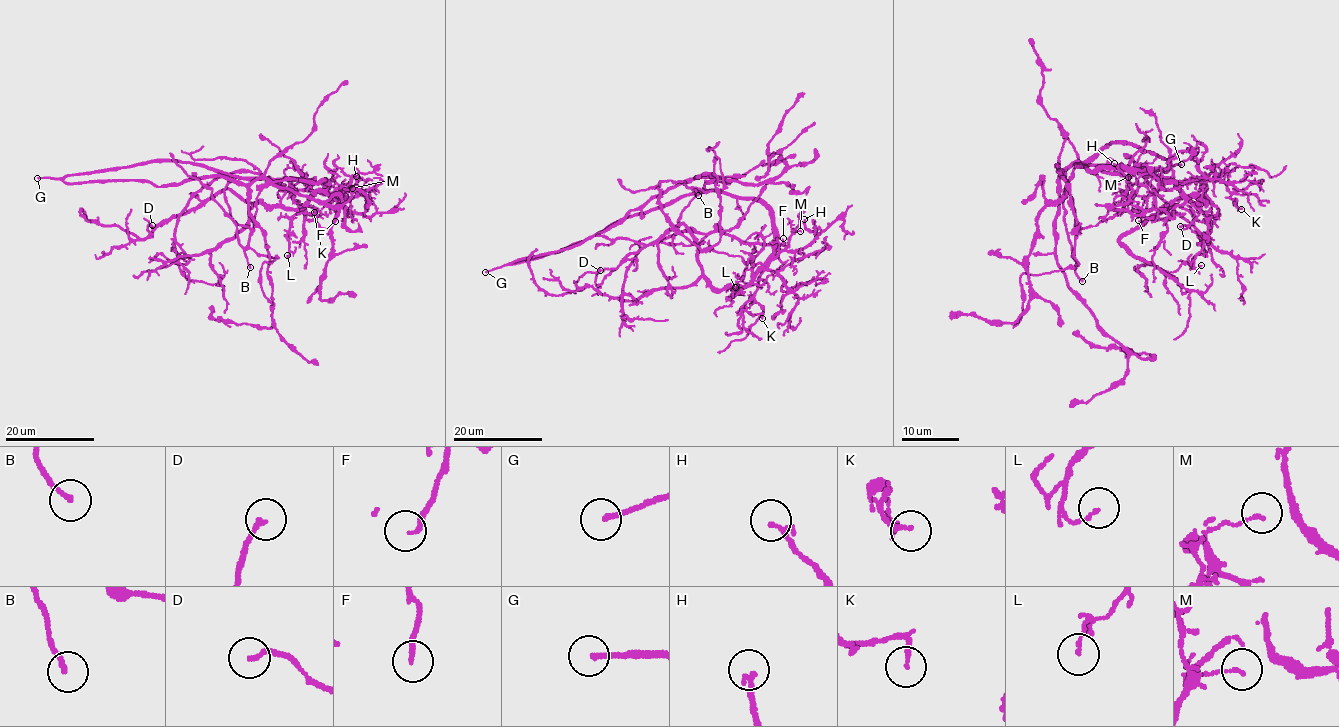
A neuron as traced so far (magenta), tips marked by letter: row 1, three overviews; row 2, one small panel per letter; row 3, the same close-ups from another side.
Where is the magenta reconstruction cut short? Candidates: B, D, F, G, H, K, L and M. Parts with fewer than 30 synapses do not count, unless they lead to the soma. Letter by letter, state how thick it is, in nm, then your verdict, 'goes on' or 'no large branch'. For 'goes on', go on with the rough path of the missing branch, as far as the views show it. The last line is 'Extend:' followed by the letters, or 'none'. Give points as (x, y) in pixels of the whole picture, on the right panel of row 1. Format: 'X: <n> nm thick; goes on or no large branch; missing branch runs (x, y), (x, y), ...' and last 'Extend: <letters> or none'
B: 160 nm thick; no large branch
D: 180 nm thick; no large branch
F: 160 nm thick; no large branch
G: 180 nm thick; goes on; missing branch runs (1181, 164), (1225, 123), (1204, 179), (1145, 183), (1091, 220), (1058, 283), (1056, 358), (1114, 377), (1089, 378)
H: 180 nm thick; no large branch
K: 150 nm thick; no large branch
L: 120 nm thick; no large branch
M: 80 nm thick; no large branch
Extend: G

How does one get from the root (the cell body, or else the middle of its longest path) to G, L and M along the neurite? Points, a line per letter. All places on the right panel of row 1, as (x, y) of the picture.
G: (1132, 143), (1172, 164), (1181, 164)
L: (1132, 143), (1112, 143), (1076, 166), (1169, 179), (1205, 216), (1204, 245), (1194, 261), (1195, 268), (1201, 265)
M: (1132, 143), (1112, 143), (1076, 166), (1144, 172), (1161, 186), (1151, 195), (1128, 177)

